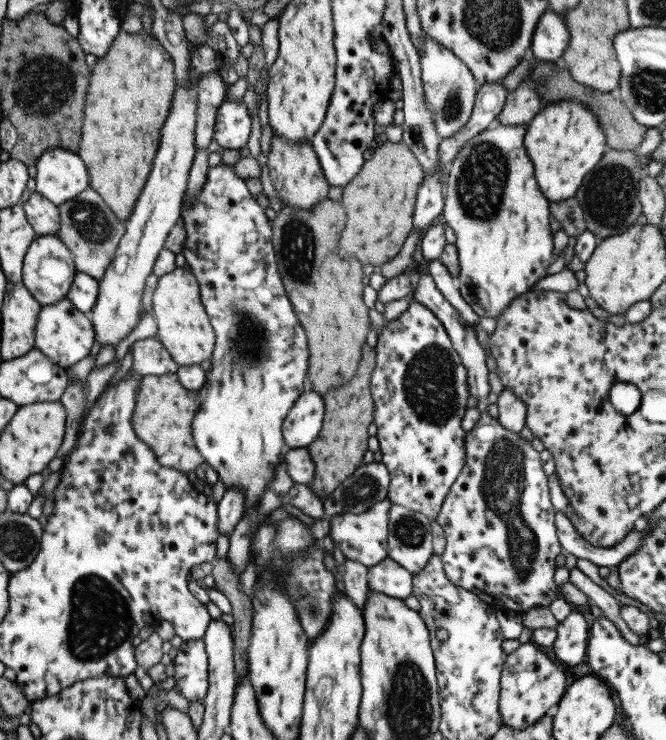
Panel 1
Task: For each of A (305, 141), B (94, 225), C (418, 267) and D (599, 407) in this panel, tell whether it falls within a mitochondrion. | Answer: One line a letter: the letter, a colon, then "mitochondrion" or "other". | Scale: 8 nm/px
A: other
B: mitochondrion
C: other
D: other

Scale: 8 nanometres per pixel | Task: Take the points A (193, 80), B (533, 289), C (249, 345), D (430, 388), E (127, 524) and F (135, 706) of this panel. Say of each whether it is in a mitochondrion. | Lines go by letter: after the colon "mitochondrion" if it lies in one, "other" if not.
A: other
B: other
C: mitochondrion
D: mitochondrion
E: other
F: other

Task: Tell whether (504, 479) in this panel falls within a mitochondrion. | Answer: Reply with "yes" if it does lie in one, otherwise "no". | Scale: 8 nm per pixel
yes

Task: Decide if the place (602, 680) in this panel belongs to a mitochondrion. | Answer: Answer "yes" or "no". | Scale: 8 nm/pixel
no

